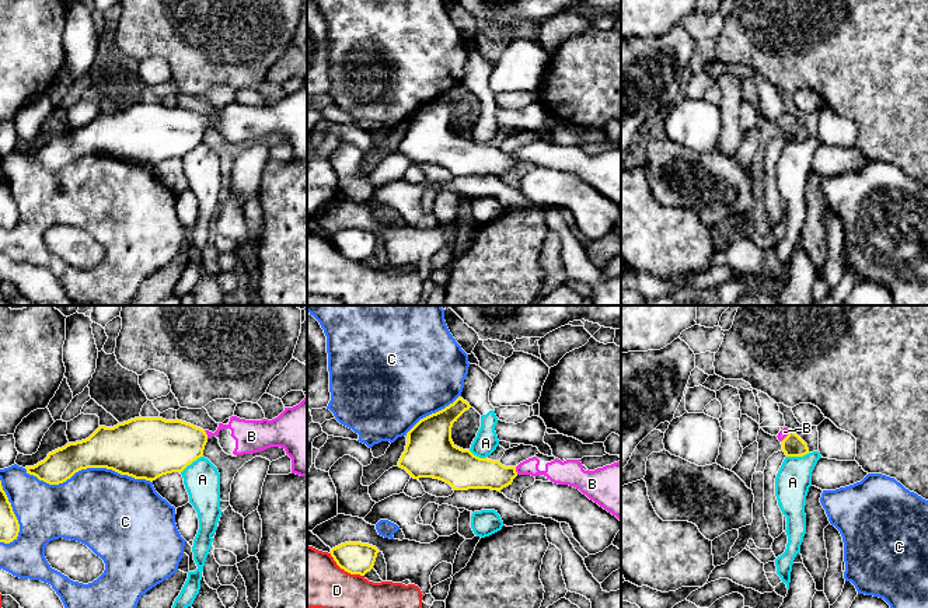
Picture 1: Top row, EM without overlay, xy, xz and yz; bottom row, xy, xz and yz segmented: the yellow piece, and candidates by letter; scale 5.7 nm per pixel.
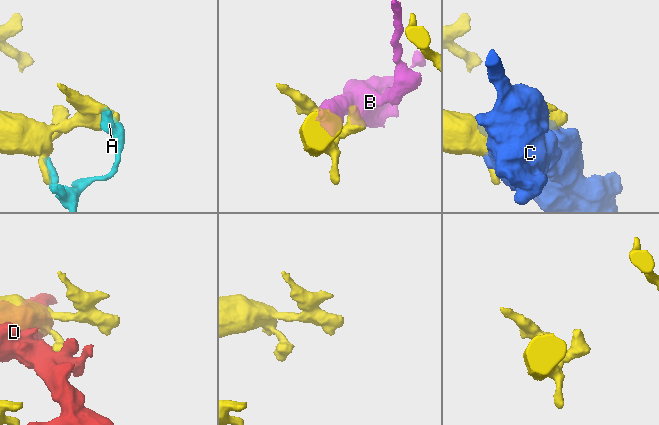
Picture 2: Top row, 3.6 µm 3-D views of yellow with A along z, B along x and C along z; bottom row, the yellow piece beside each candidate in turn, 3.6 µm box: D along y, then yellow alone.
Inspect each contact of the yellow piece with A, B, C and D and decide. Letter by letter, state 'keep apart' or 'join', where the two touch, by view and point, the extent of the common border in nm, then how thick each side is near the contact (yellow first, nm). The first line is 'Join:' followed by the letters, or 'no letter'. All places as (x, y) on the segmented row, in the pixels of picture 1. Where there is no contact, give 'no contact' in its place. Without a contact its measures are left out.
Join: B
A: keep apart; meets yellow in xy at (191, 463); contact 170 nm long; 360 nm thick on the yellow side, 200 nm on the other
B: join; meets yellow in xy at (206, 434); contact 50 nm long; 300 nm thick on the yellow side, 180 nm on the other
C: keep apart; meets yellow in xy at (89, 467); contact 750 nm long; 300 nm thick on the yellow side, 460 nm on the other
D: keep apart; meets yellow in xz at (345, 570); contact 240 nm long; 190 nm thick on the yellow side, 340 nm on the other

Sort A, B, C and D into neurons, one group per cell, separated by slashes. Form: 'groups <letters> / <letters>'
groups A / B / C / D

